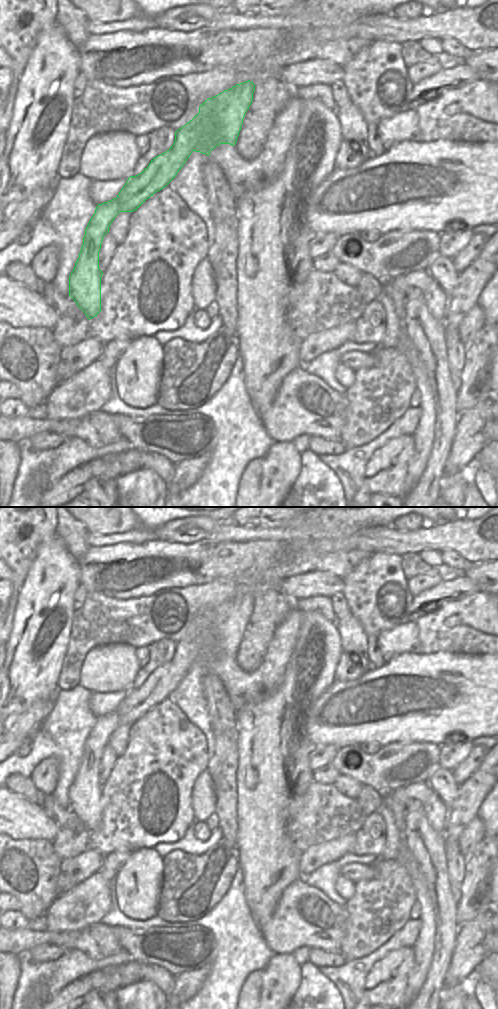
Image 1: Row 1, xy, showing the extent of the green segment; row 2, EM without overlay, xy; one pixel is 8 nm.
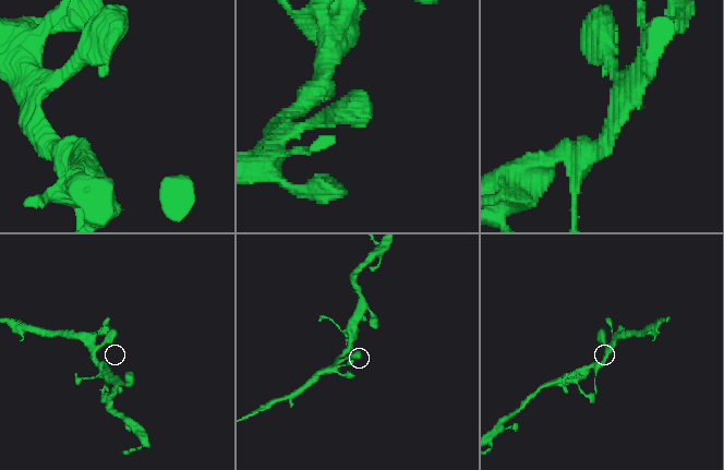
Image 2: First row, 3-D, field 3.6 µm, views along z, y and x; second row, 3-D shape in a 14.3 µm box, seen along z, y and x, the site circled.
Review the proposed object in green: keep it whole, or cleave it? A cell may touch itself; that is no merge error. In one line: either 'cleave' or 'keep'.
keep

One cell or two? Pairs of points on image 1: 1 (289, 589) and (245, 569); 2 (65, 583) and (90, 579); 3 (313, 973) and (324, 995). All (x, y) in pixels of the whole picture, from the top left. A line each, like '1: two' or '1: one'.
1: two
2: two
3: one

